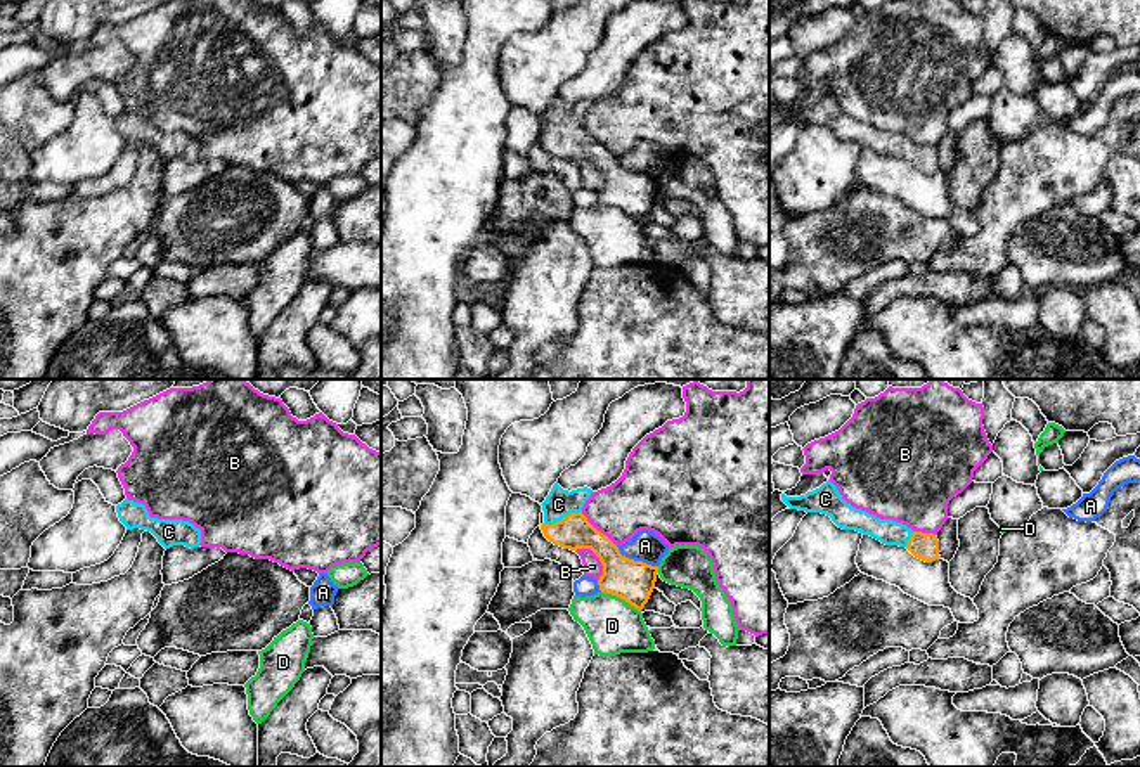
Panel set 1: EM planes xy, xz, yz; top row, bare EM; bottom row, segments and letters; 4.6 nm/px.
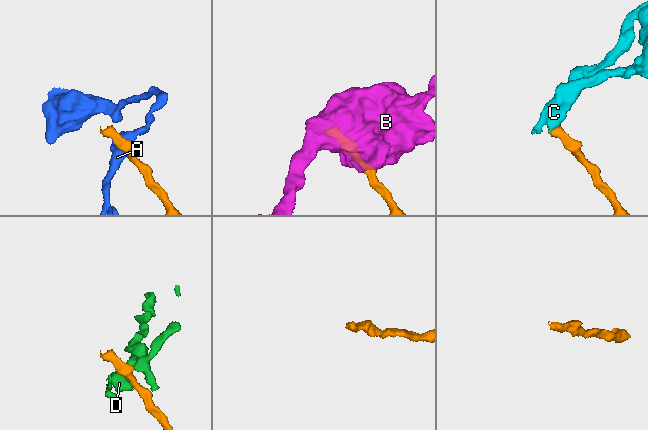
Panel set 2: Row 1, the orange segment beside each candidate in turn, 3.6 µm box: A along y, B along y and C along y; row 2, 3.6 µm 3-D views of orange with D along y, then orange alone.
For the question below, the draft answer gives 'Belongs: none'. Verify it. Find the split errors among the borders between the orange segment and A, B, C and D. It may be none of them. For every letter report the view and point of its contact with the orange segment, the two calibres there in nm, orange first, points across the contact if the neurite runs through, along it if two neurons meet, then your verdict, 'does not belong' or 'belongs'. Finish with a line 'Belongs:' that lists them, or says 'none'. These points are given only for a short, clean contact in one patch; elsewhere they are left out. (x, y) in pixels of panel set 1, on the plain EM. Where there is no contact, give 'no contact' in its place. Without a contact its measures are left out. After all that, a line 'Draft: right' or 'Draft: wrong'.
A: xz (636, 174) | 190/150 nm | along xz (615, 158), (622, 167), (657, 179) | does not belong
B: xz (600, 172) | 190/90 nm | does not belong
C: xz (563, 130) | 160/140 nm | across xz (574, 144), (563, 130), (558, 116) | belongs
D: xz (621, 210) | 190/260 nm | along xz (602, 203), (622, 210), (640, 224) | does not belong
Belongs: C
Draft: wrong

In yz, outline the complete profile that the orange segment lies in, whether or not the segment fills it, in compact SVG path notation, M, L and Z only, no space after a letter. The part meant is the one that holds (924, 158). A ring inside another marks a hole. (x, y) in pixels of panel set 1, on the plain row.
M826 93L819 100L800 109L787 109L781 106L781 113L790 121L826 126L842 142L856 142L880 152L885 158L906 159L915 170L925 175L932 175L941 170L939 152L934 145L913 144L903 135L880 132L866 123L852 119L842 111L832 93Z

